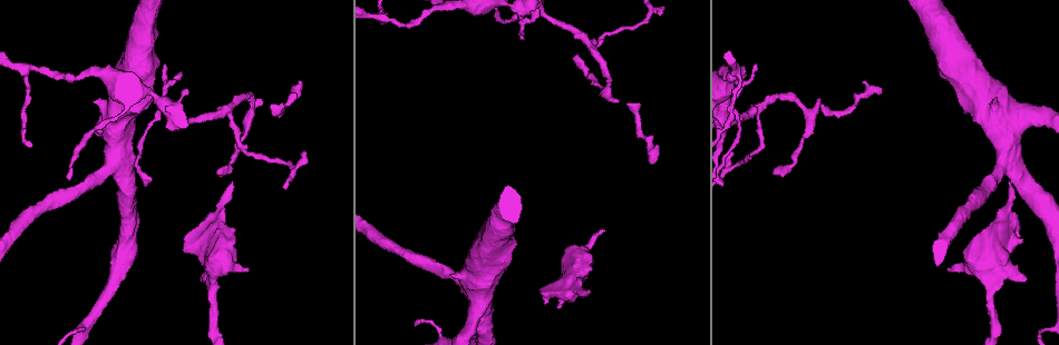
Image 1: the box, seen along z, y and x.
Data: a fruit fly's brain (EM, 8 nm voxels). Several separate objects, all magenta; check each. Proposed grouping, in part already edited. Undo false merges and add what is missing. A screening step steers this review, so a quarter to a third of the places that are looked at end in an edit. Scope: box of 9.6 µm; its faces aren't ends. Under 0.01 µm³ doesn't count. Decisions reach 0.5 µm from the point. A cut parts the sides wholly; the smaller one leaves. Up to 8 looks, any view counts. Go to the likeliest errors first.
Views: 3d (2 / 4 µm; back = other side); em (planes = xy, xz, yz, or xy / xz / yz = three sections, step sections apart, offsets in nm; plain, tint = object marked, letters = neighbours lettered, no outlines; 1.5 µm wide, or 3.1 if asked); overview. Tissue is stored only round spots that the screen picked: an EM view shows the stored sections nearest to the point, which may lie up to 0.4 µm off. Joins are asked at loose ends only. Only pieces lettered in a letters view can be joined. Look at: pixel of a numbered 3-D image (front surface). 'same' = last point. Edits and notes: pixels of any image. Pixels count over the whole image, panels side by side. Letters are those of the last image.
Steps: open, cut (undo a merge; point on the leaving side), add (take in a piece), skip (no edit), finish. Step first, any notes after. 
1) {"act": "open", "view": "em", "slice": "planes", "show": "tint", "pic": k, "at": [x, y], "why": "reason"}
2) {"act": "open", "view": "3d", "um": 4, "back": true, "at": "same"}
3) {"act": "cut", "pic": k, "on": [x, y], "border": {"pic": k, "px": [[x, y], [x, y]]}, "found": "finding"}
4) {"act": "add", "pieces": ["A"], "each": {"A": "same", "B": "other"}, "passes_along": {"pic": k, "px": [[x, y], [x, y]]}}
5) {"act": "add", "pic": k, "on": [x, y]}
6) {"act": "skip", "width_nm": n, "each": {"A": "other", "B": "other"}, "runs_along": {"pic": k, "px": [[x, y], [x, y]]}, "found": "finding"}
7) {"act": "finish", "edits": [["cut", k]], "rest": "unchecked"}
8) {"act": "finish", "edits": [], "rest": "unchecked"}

{"act": "open", "view": "3d", "um": 4, "pic": 1, "at": [233, 182], "why": "an open end"}

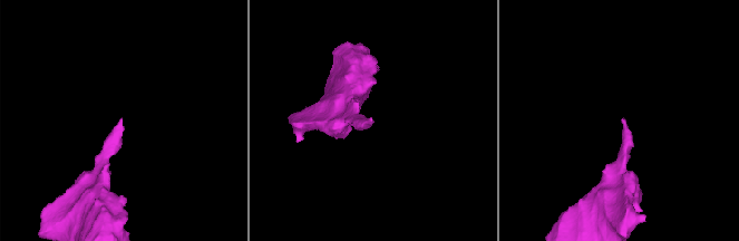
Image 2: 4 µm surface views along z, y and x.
{"act": "open", "view": "em", "slice": "xz", "step": 8, "show": "tint", "pic": 2, "at": [369, 120]}

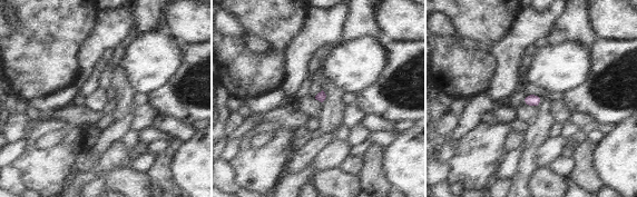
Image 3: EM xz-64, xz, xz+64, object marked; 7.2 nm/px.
{"act": "open", "view": "em", "slice": "planes", "show": "letters", "at": "same", "why": "another direction"}

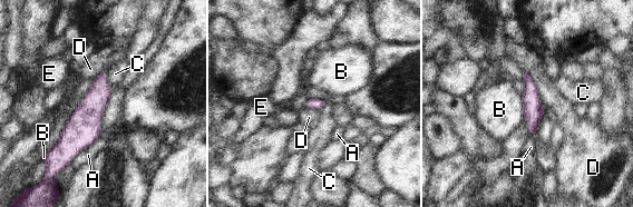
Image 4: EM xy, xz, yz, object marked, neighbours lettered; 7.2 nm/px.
{"act": "skip", "each": {"A": "other", "B": "other", "C": "other", "D": "other", "E": "other"}, "border": {"pic": 4, "px": [[522, 95], [524, 117]]}, "found": "none of them fits"}

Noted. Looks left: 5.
{"act": "open", "view": "em", "slice": "planes", "show": "tint", "pic": 1, "at": [737, 67], "why": "sharp bend"}

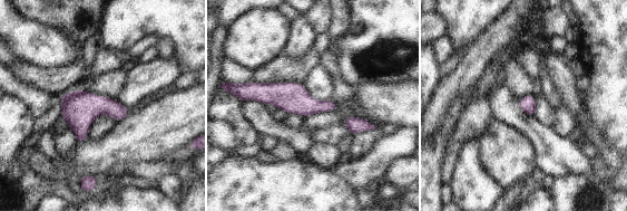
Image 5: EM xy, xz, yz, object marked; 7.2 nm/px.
{"act": "open", "view": "em", "slice": "planes", "show": "letters", "at": "same"}

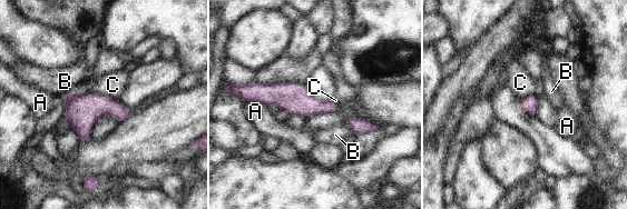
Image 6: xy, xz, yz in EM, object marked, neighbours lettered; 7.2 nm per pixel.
{"act": "skip", "each": {"A": "other", "B": "other", "C": "other"}, "runs_along": {"pic": 6, "px": [[244, 93], [336, 107]]}, "found": "continuous, no second cell"}

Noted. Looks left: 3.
{"act": "open", "view": "3d", "um": 4, "pic": 1, "at": [603, 232], "why": "an open end"}

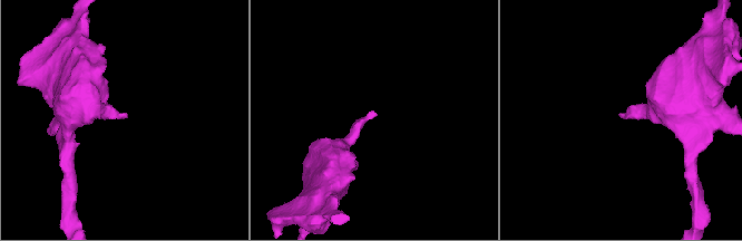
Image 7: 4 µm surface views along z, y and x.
{"act": "open", "view": "em", "slice": "planes", "show": "letters", "pic": 7, "at": [621, 113]}

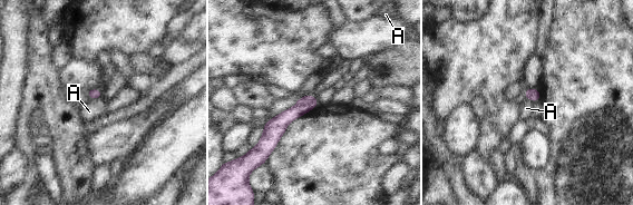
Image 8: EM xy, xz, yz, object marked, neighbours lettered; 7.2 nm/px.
{"act": "skip", "longest_contact_nm": ["A", 80], "each": {"A": "other"}, "border": {"pic": 8, "px": [[101, 97], [91, 100]]}, "found": "none of them fits"}

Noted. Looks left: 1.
{"act": "finish", "edits": [], "rest": "unchecked"}

